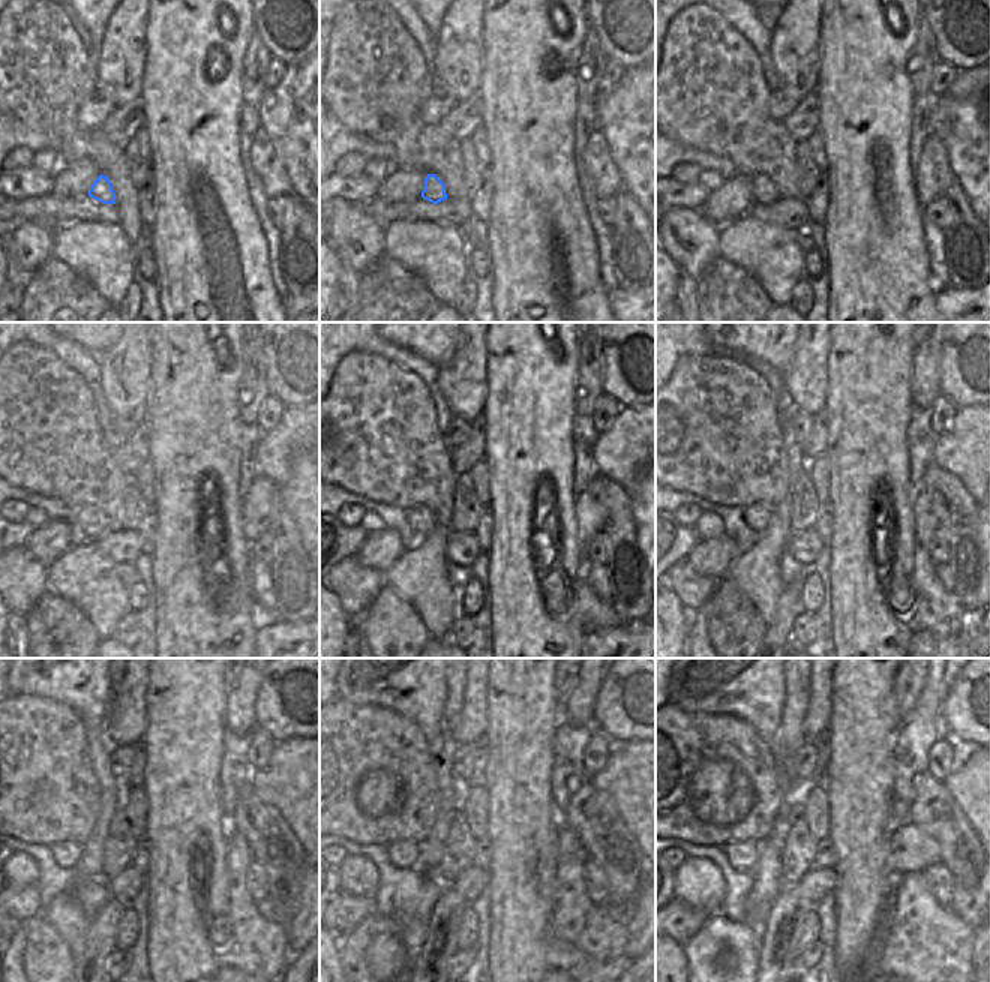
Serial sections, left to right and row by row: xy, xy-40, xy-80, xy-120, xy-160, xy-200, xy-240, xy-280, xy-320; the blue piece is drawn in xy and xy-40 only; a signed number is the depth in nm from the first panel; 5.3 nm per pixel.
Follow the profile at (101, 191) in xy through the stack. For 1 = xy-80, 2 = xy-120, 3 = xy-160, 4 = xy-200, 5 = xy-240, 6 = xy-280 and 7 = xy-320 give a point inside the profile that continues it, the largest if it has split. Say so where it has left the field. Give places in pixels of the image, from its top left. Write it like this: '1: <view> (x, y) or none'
1: xy-80 (764, 191)
2: xy-120 (89, 526)
3: xy-160 (420, 519)
4: xy-200 (756, 517)
5: xy-240 (68, 855)
6: xy-280 (404, 853)
7: xy-320 (740, 855)

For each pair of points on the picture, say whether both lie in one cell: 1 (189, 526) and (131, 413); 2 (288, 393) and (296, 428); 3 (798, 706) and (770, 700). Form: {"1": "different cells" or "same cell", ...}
{"1": "different cells", "2": "different cells", "3": "different cells"}

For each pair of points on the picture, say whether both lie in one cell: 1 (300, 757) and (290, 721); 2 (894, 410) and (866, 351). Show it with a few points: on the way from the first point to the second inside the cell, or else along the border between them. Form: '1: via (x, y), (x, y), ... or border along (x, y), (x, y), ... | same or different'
1: border along (303, 736), (291, 736), (278, 744) | different
2: via (879, 395), (869, 384), (866, 366) | same

